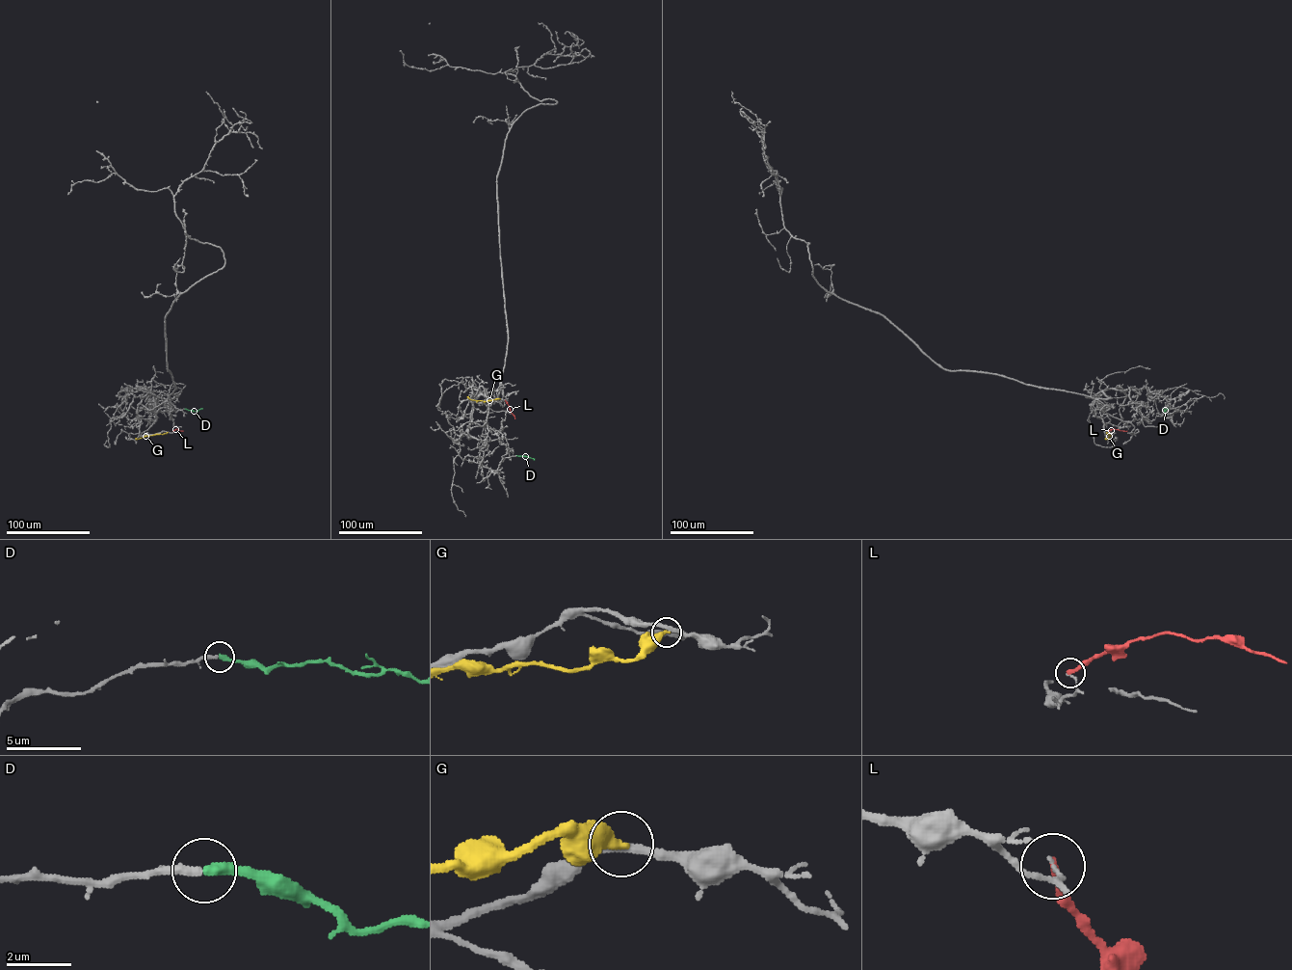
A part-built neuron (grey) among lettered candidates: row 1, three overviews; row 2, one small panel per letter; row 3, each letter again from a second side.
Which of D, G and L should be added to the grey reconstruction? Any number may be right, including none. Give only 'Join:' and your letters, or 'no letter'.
Join: D

